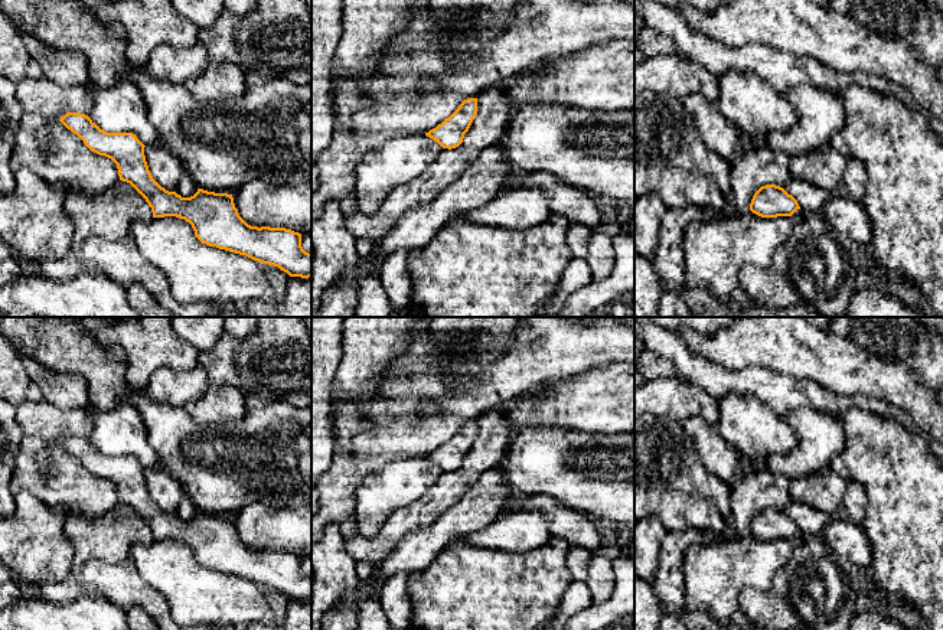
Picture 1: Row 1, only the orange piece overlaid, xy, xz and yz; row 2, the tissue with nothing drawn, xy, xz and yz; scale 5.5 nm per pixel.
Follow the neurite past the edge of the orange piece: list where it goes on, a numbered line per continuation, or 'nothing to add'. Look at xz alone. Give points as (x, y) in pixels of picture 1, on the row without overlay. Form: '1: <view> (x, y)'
nothing to add

